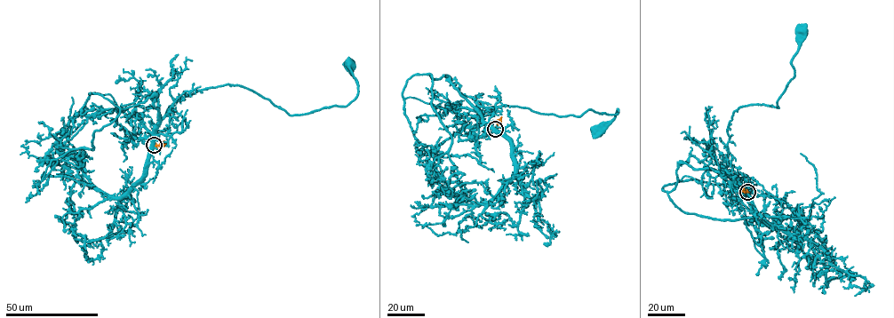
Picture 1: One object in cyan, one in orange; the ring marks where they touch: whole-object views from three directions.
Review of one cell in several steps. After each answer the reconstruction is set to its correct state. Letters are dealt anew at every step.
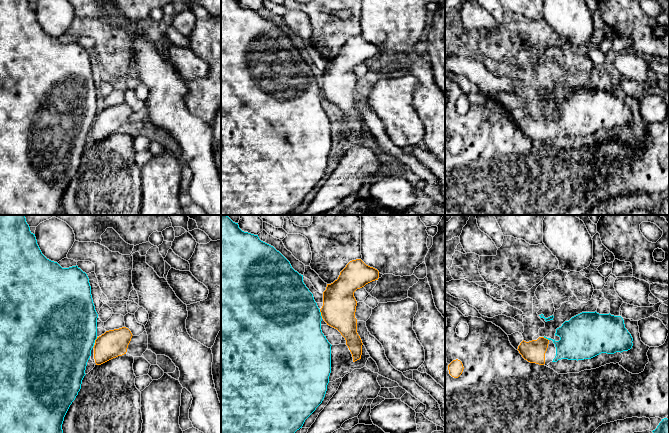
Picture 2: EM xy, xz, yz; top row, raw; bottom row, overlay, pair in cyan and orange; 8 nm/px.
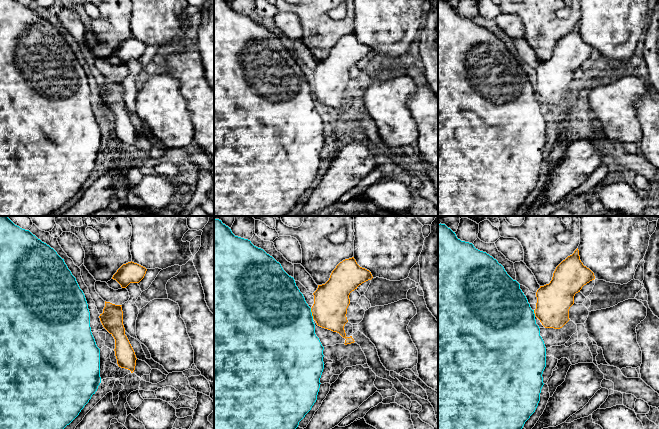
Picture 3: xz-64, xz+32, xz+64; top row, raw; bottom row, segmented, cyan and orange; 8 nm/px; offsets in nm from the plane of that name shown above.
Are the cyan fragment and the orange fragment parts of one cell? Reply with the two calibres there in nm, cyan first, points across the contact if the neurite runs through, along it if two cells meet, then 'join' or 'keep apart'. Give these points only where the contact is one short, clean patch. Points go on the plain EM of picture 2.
500 nm thick on the cyan side, 280 nm on the other; runs through xz (290, 97), (320, 89), (331, 88), (339, 80); join

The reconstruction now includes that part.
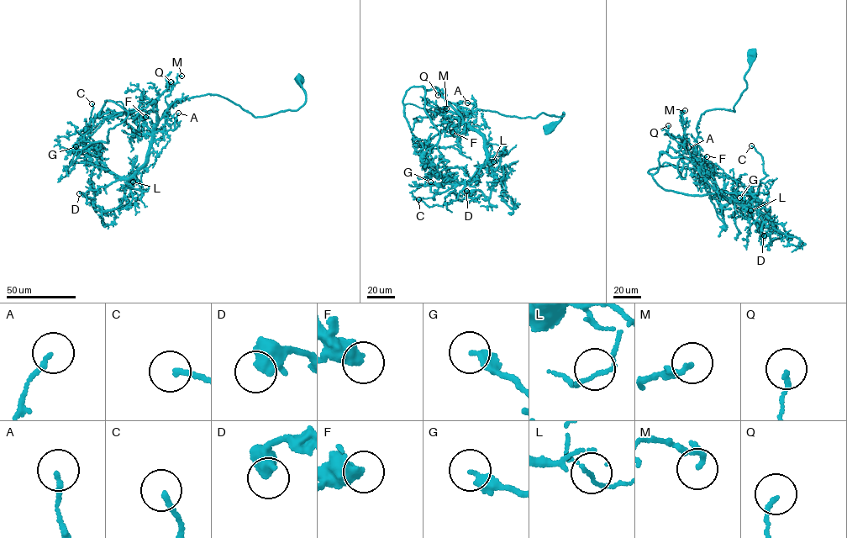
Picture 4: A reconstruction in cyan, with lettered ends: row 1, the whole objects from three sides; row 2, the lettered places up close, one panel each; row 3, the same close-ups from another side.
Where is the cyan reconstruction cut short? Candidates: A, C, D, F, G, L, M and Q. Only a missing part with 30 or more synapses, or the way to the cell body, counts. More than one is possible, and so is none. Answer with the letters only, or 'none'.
none

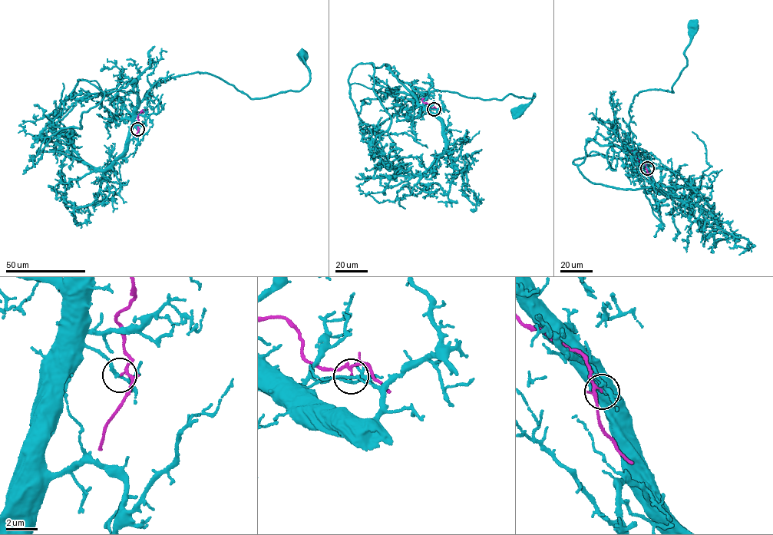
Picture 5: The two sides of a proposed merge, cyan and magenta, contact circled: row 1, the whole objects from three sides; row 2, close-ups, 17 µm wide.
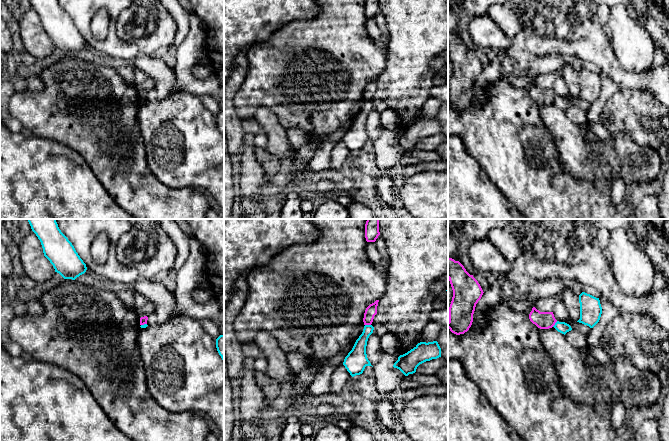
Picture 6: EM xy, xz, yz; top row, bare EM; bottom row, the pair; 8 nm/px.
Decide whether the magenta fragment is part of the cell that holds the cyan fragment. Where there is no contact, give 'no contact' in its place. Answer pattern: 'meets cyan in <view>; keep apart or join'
meets cyan in xz; keep apart

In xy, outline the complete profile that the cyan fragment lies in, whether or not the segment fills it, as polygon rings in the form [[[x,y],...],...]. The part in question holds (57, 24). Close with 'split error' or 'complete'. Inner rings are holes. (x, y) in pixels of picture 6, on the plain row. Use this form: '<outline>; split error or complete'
[[[30,0],[30,2],[40,16],[44,32],[53,41],[55,48],[64,55],[72,56],[86,48],[86,40],[61,8],[58,0]]]; complete

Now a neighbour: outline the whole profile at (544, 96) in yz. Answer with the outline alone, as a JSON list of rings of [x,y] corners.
[[[535,83],[529,90],[530,97],[540,105],[552,104],[557,96],[554,93],[553,88],[540,88]]]

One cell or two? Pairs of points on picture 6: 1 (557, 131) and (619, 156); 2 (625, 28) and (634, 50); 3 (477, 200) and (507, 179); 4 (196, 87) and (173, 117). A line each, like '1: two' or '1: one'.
1: one
2: one
3: two
4: two

